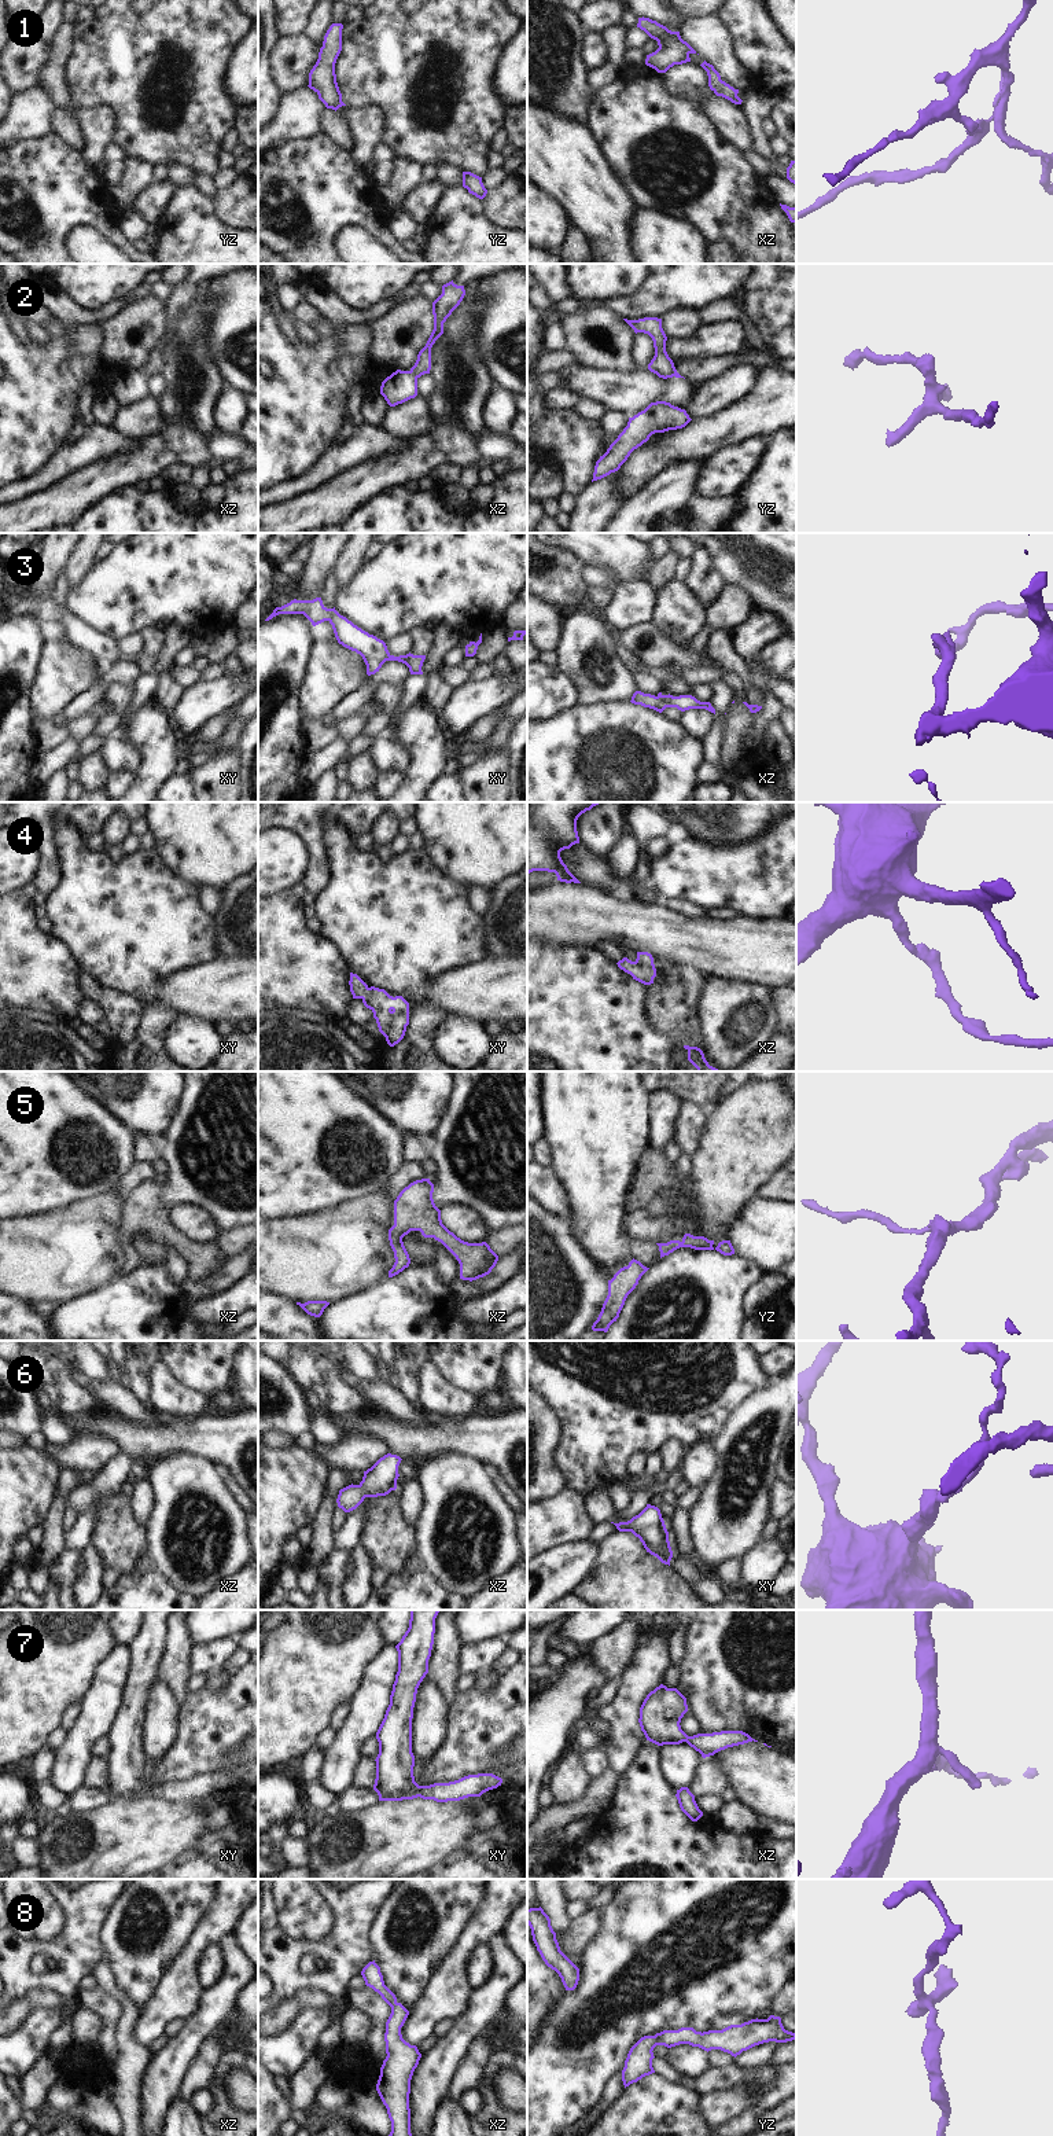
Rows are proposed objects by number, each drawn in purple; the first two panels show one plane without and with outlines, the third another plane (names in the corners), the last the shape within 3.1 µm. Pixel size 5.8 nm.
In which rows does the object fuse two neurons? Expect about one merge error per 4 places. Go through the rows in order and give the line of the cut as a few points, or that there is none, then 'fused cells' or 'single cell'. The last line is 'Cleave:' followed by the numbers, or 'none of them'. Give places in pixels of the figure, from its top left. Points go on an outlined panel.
1: cut none; single cell
2: cut none; single cell
3: cut none; single cell
4: cut none; single cell
5: cut none; single cell
6: cut none; single cell
7: cut none; single cell
8: cut none; single cell
Cleave: none of them

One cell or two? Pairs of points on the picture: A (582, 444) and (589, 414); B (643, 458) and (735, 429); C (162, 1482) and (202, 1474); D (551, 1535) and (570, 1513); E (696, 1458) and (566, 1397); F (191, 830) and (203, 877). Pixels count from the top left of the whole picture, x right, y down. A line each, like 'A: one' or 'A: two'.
A: two
B: one
C: one
D: one
E: two
F: one

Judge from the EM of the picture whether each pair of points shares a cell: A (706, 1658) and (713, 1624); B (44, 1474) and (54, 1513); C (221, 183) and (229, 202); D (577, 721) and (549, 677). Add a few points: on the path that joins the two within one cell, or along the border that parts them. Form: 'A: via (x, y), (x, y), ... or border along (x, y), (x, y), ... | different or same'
A: via (713, 1650), (713, 1632) | same
B: border along (56, 1485), (51, 1506), (41, 1522) | different
C: border along (239, 176), (229, 186), (218, 191) | different
D: border along (575, 703), (541, 720) | different

